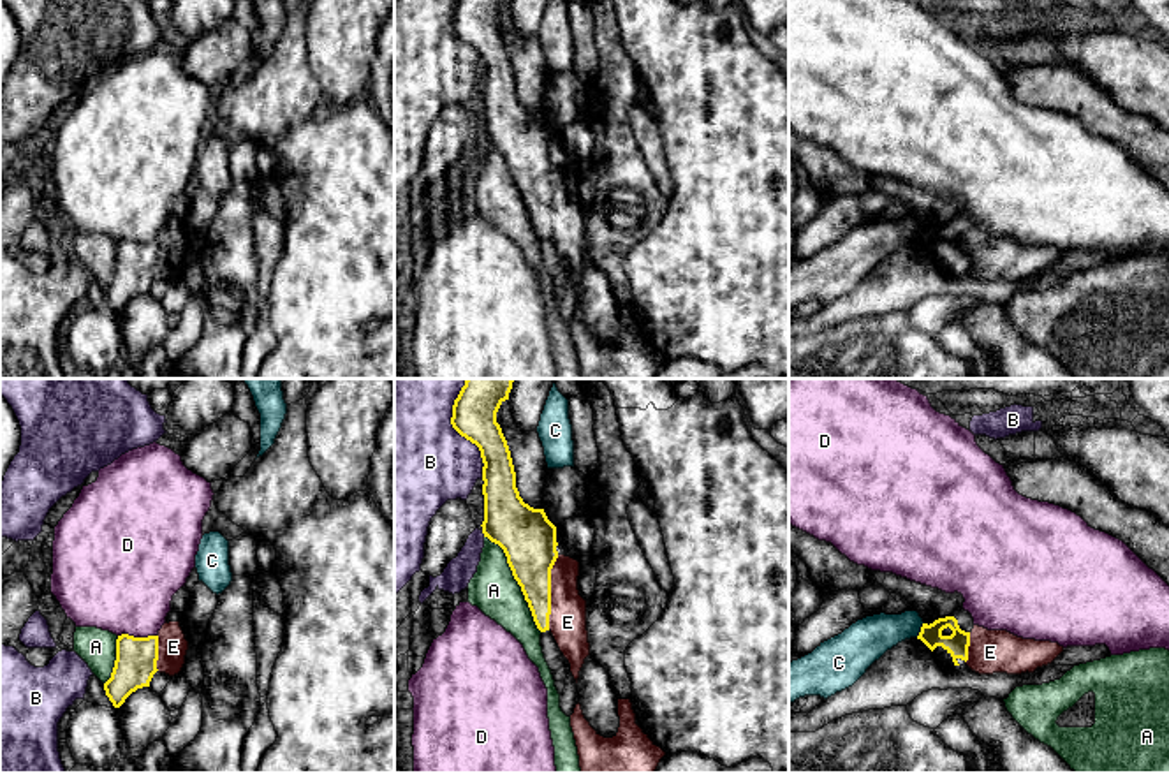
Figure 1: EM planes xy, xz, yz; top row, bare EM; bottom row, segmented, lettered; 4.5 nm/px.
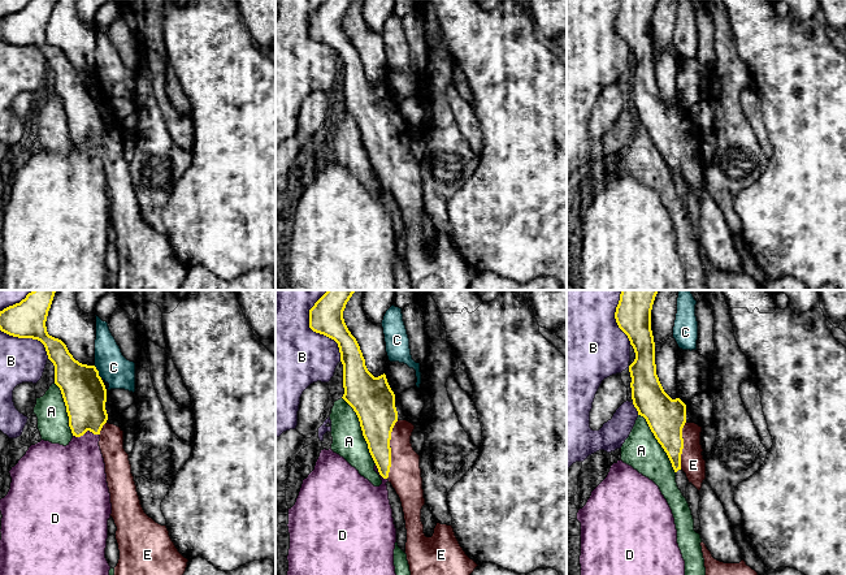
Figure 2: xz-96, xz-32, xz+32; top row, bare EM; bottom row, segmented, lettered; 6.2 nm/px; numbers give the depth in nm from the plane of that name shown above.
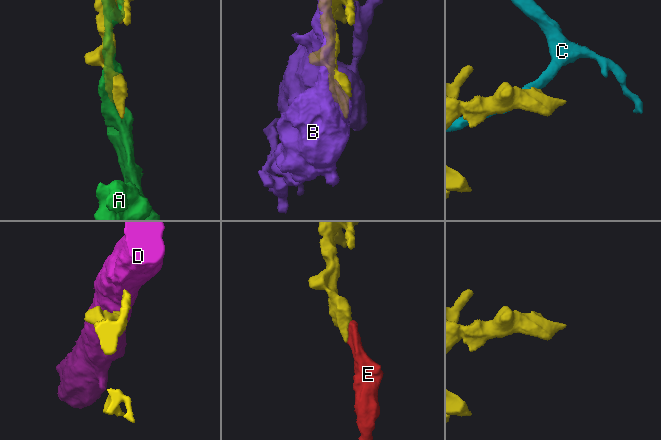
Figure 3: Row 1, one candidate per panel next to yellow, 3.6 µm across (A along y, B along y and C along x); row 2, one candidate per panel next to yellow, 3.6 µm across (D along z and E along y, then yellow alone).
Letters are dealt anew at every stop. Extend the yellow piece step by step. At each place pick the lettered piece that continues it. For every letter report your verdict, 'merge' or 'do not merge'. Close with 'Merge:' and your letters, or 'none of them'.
A: do not merge
B: do not merge
C: do not merge
D: do not merge
E: merge
Merge: E

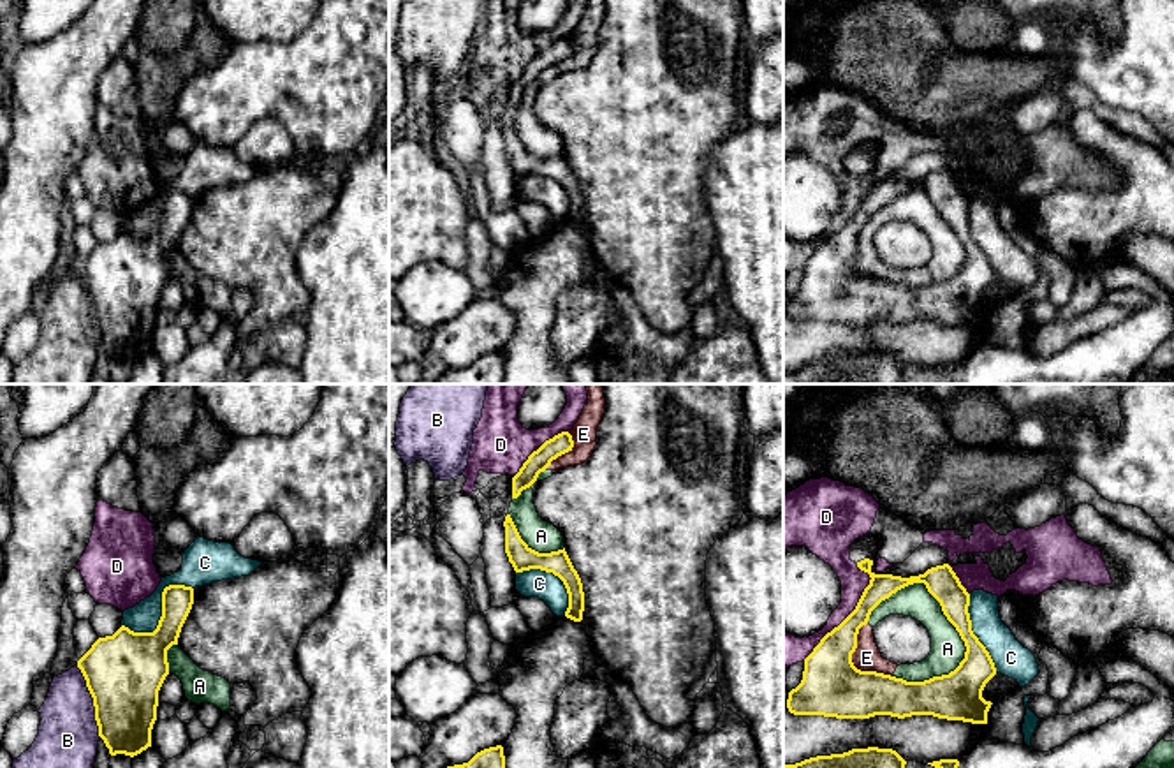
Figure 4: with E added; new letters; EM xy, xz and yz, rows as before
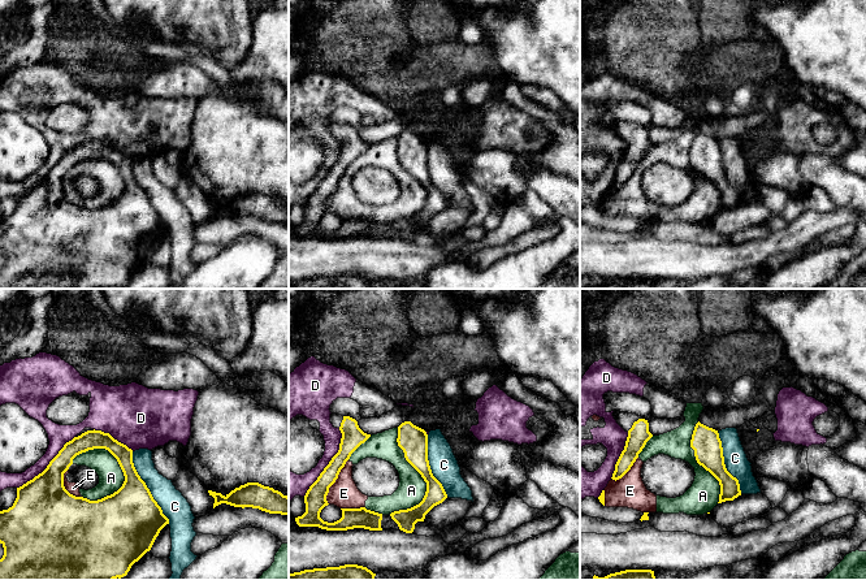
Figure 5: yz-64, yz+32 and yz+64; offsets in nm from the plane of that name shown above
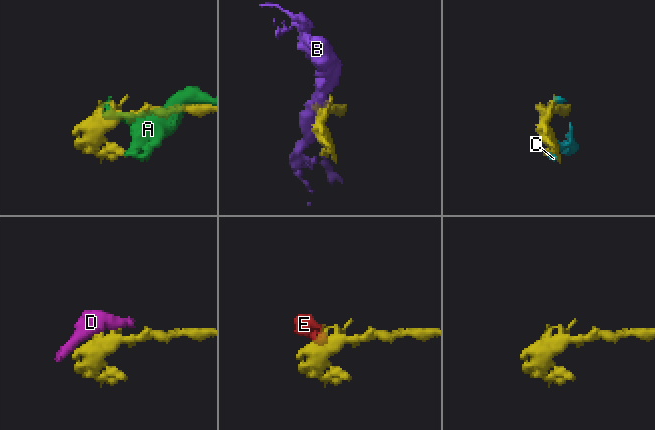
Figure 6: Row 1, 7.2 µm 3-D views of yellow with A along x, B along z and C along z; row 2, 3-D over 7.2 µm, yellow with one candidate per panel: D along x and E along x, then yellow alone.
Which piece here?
A: do not merge
B: do not merge
C: do not merge
D: do not merge
E: do not merge
Merge: none of them

